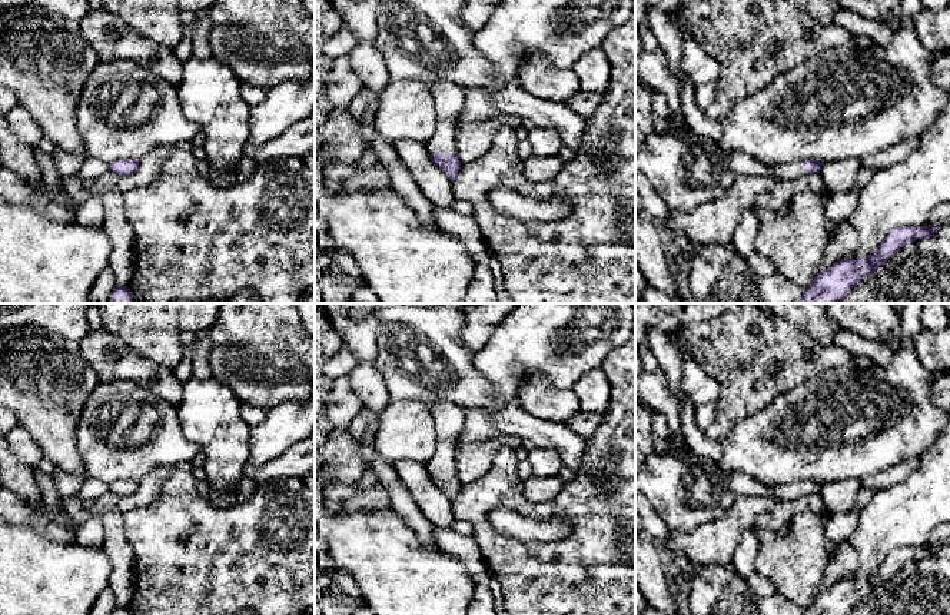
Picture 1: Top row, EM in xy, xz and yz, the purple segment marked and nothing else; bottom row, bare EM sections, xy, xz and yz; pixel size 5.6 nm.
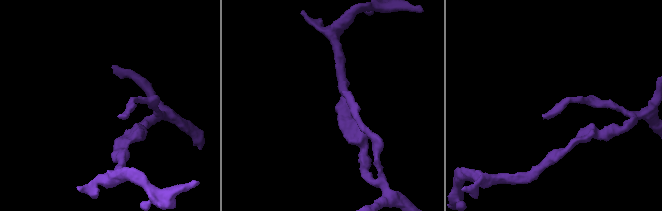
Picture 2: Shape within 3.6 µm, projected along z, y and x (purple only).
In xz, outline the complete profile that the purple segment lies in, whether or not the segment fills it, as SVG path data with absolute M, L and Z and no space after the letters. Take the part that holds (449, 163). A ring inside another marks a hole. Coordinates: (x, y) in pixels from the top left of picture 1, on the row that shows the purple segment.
M436 80L431 83L436 107L436 129L425 143L432 163L448 174L454 183L461 167L455 153L455 122L465 103L465 92L461 86Z

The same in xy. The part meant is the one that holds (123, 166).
M119 159L109 164L109 170L122 174L122 176L129 176L137 172L139 162L130 160L130 159Z

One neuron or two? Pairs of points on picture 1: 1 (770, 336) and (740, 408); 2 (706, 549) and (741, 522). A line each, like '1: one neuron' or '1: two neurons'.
1: one neuron
2: one neuron

